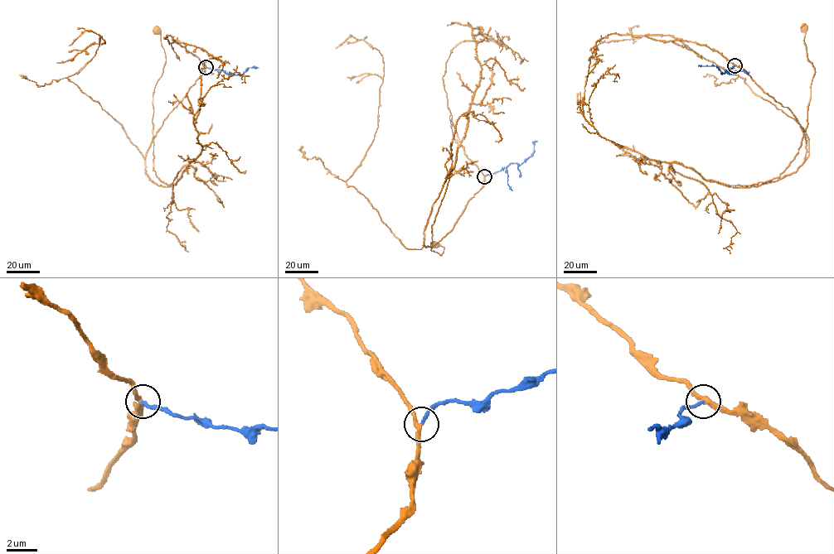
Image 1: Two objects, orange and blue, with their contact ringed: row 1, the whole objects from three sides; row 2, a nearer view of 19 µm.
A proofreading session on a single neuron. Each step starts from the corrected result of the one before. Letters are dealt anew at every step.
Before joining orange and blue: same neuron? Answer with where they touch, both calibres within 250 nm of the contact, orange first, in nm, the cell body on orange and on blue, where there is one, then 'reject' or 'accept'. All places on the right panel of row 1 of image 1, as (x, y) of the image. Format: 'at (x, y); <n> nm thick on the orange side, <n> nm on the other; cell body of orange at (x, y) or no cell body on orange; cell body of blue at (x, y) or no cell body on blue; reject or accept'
at (734, 65); 240 nm thick on the orange side, 220 nm on the other; cell body of orange at (804, 28); no cell body on blue; accept

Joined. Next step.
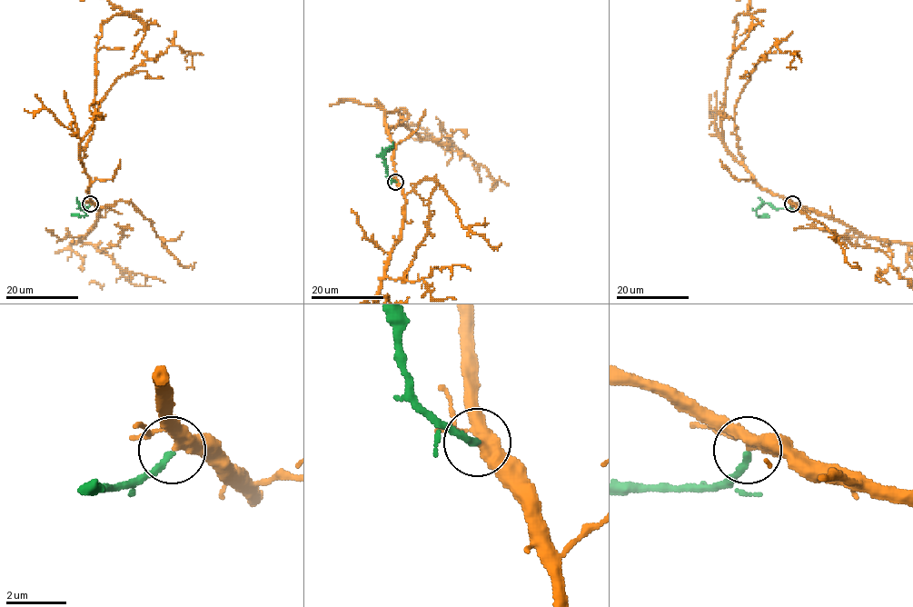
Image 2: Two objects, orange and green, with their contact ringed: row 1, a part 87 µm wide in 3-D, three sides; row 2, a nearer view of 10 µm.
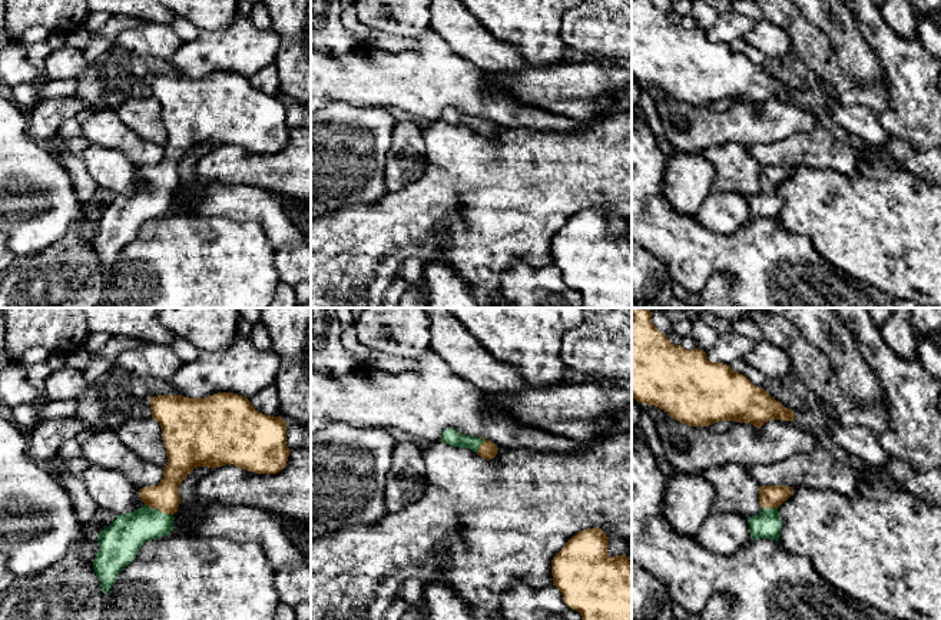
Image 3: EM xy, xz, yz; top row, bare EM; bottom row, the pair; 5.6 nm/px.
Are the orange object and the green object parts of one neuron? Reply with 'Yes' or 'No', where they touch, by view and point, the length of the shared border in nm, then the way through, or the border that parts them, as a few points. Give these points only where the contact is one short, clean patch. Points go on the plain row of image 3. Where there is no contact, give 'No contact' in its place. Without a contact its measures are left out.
Yes. Touches orange at xy (159, 188). Shared border 170 nm. Path across: xy (165, 175), (159, 188), (142, 205), (128, 212)

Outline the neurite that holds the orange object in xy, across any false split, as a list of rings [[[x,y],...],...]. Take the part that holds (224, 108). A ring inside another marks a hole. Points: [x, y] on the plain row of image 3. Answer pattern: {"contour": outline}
{"contour": [[[218,72],[196,79],[158,74],[150,77],[150,89],[152,97],[162,107],[168,142],[158,165],[139,169],[145,186],[116,195],[116,199],[97,213],[99,232],[93,239],[93,249],[105,275],[145,222],[173,210],[173,193],[180,183],[179,165],[193,147],[232,143],[255,153],[276,153],[285,147],[291,130],[286,125],[286,102],[281,96],[256,90],[248,77],[233,72]]]}

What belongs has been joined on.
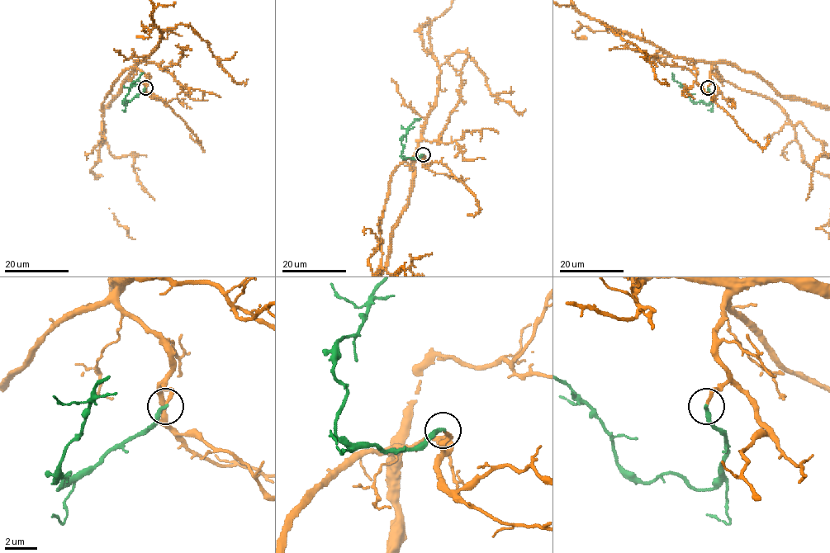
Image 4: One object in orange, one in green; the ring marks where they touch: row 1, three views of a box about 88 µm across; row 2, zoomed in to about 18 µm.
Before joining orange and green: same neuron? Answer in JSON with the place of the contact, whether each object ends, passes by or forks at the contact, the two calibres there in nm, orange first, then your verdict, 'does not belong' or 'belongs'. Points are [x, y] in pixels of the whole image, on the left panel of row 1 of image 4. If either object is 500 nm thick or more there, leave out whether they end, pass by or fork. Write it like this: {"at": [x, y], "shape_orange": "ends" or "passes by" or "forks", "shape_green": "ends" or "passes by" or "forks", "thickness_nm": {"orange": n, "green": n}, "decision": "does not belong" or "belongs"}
{"at": [145, 87], "shape_orange": "ends", "shape_green": "ends", "thickness_nm": {"orange": 190, "green": 280}, "decision": "belongs"}

